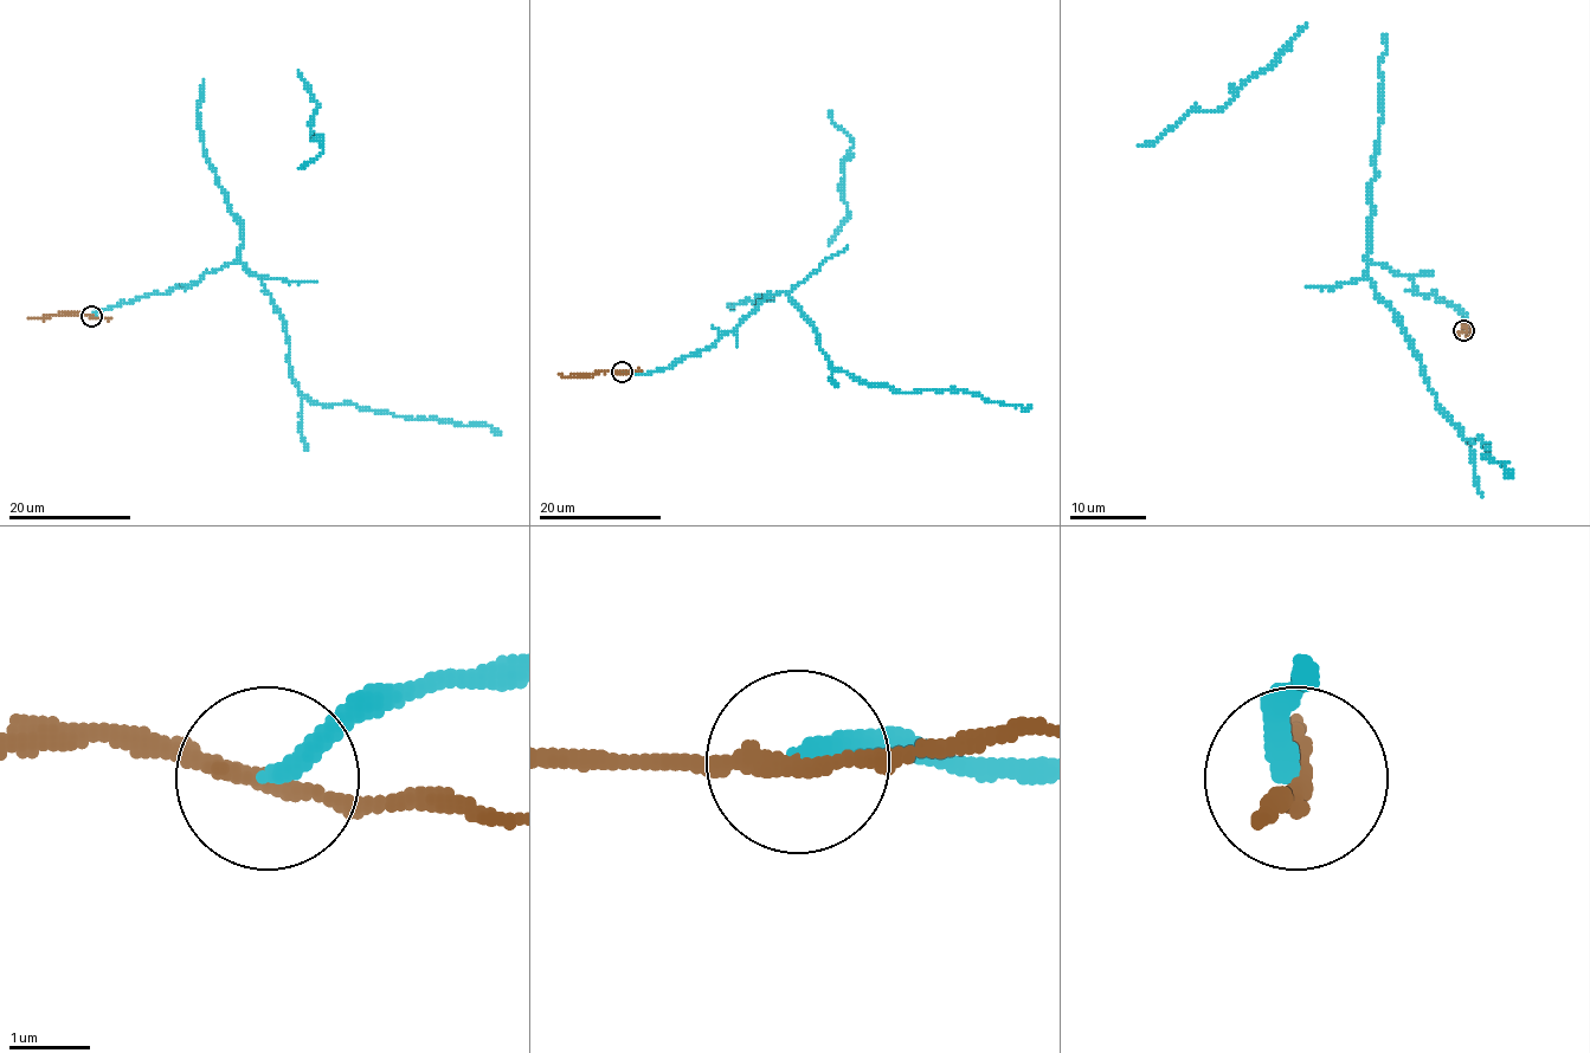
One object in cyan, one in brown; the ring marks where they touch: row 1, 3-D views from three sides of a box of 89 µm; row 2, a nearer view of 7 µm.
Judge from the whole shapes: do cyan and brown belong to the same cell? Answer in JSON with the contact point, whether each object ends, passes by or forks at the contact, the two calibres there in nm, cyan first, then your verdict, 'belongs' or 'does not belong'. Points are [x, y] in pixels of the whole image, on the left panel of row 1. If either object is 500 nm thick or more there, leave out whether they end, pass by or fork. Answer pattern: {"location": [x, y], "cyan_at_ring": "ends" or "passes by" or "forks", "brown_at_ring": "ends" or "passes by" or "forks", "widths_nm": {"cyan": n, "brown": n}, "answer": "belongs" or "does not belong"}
{"location": [91, 316], "cyan_at_ring": "ends", "brown_at_ring": "passes by", "widths_nm": {"cyan": 280, "brown": 190}, "answer": "does not belong"}

